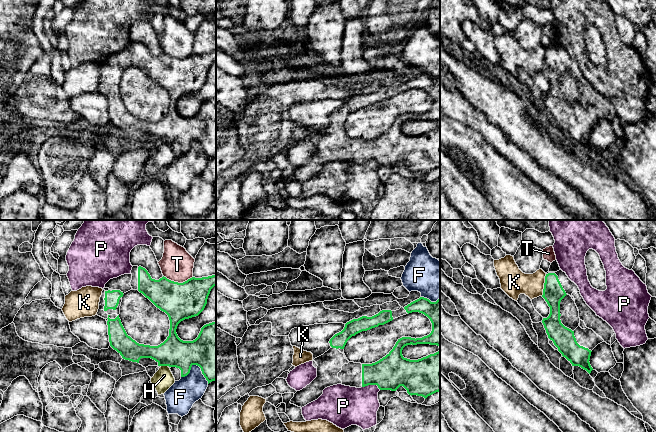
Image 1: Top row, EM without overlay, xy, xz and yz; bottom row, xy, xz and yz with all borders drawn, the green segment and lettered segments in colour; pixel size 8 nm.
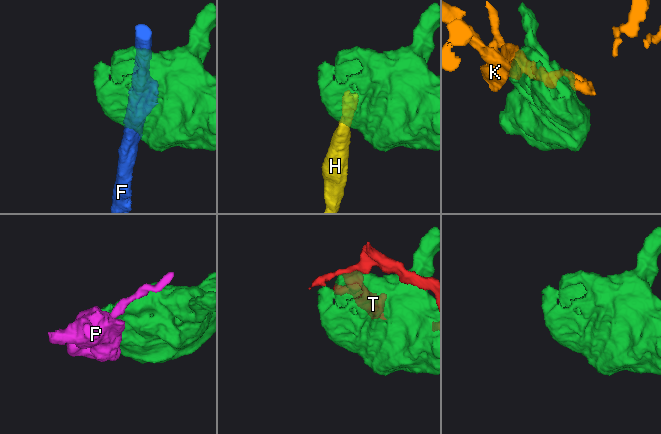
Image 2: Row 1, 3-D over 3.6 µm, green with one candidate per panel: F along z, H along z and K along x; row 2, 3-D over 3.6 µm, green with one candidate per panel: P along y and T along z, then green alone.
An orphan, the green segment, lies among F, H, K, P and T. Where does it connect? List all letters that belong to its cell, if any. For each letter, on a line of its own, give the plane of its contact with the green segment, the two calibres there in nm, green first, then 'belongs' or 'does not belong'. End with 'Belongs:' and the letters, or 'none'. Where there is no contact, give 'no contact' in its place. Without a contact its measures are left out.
F: meets green in xy; 360 nm thick on the green side, 220 nm on the other; does not belong
H: meets green in xy; 240 nm thick on the green side, 170 nm on the other; does not belong
K: meets green in yz; 170 nm thick on the green side, 220 nm on the other; does not belong
P: meets green in xz; 280 nm thick on the green side, 300 nm on the other; does not belong
T: meets green in xy; 300 nm thick on the green side, 260 nm on the other; does not belong
Belongs: none

